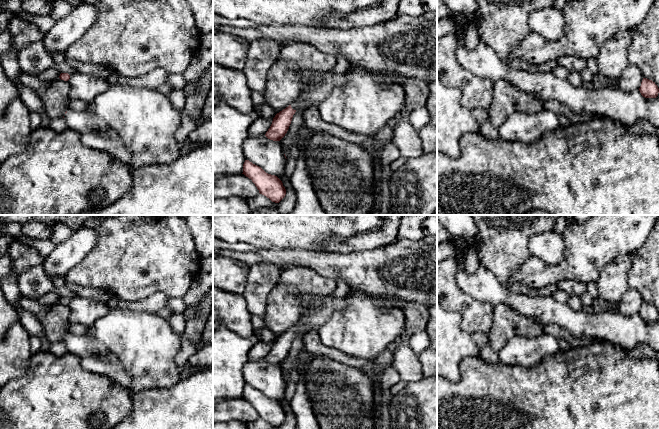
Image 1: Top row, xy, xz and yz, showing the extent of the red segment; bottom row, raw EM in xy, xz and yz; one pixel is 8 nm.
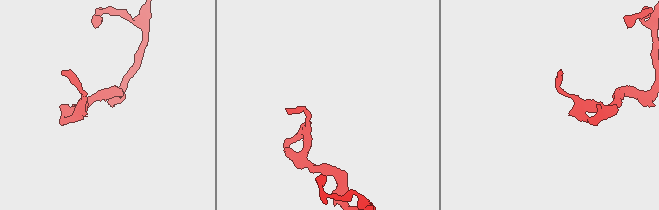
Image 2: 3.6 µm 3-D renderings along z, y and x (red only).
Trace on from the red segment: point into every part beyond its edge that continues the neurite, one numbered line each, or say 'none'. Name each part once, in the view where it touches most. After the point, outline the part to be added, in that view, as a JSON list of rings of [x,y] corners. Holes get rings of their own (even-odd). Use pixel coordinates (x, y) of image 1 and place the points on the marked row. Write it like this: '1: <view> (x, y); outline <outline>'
1: xz (318, 86); outline [[[295,68],[295,73],[296,77],[305,80],[306,84],[300,96],[291,104],[294,110],[318,107],[333,89],[342,86],[346,81],[344,73],[310,72],[305,68]]]

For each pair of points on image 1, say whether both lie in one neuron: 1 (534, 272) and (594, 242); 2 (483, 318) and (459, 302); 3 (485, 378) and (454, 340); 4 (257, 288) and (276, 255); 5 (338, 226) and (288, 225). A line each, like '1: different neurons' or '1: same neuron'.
1: same neuron
2: same neuron
3: different neurons
4: different neurons
5: same neuron

